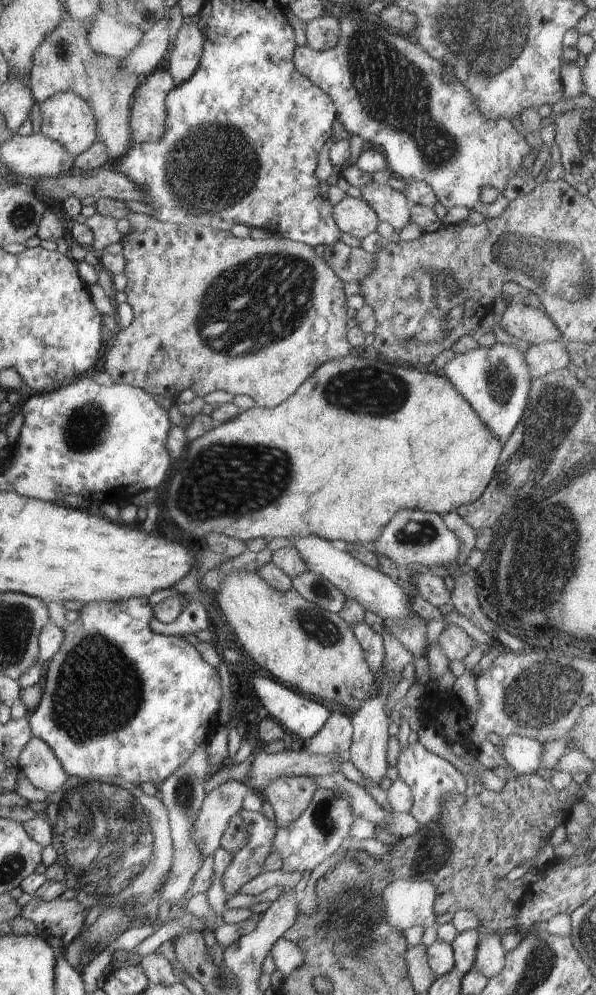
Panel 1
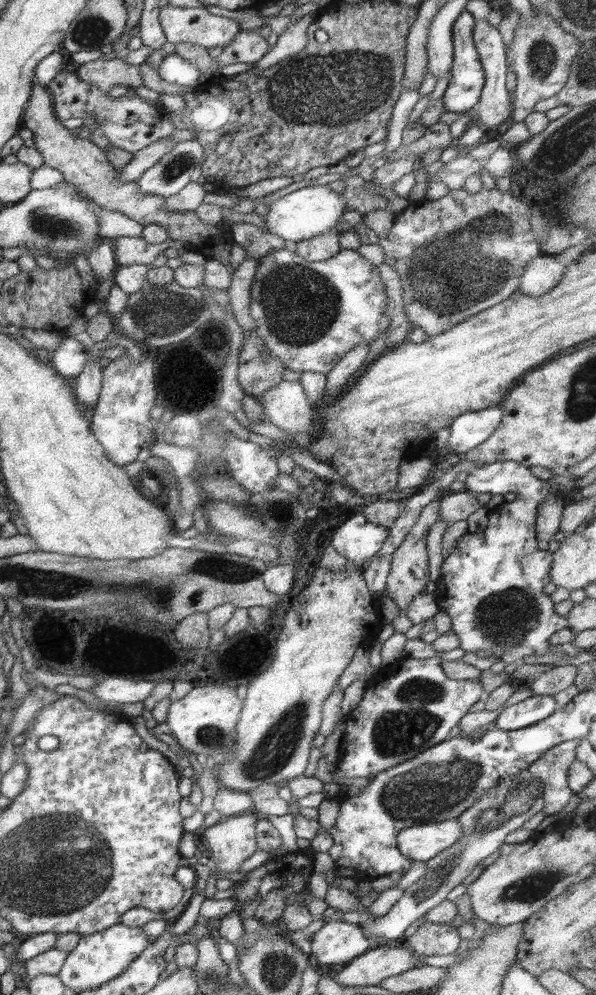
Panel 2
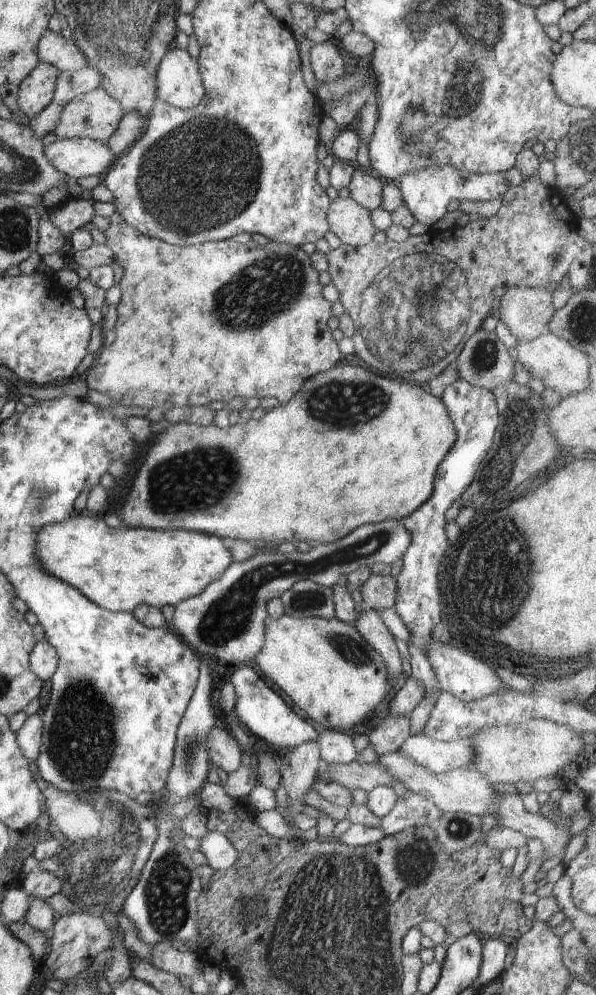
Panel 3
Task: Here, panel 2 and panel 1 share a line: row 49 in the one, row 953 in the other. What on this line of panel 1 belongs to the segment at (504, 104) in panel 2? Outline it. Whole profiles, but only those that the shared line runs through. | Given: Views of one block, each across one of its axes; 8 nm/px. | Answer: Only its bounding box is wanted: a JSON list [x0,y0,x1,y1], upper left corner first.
[473,932,507,979]

